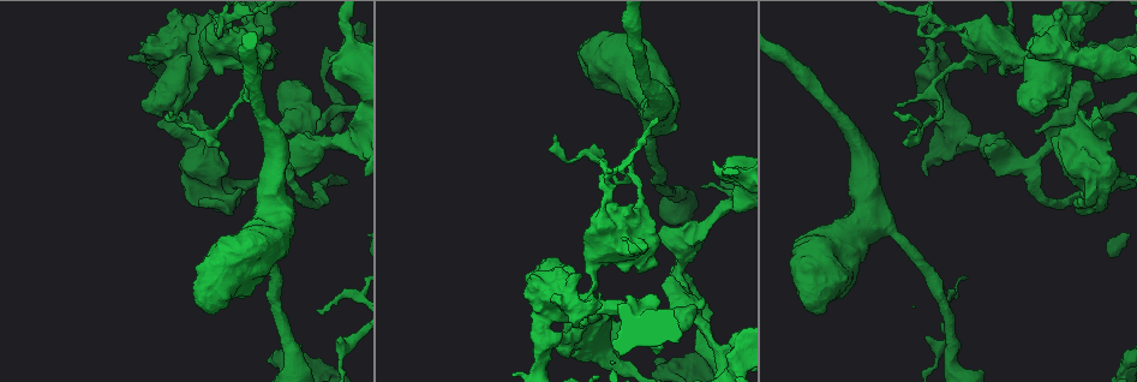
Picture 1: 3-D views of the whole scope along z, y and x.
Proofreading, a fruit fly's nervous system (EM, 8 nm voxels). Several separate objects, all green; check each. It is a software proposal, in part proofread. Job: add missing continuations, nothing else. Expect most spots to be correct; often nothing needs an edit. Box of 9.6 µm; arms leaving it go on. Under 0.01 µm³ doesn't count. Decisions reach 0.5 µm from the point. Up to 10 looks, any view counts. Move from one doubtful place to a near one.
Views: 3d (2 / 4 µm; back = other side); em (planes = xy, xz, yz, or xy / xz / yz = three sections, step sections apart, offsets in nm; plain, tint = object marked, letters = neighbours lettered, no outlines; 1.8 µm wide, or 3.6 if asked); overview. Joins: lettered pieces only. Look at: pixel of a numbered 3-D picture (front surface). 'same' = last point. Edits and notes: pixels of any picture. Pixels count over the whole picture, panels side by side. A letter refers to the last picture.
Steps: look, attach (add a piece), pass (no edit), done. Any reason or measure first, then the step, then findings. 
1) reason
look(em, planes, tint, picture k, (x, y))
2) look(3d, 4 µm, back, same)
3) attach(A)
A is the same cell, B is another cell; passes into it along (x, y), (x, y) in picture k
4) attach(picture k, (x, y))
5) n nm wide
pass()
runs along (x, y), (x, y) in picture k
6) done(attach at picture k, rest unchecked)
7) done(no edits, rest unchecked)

look(3d, 4 µm, back, picture 1, (944, 27))

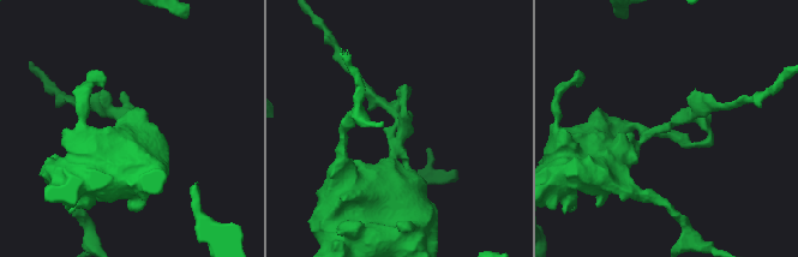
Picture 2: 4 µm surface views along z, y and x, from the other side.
shape alone is not enough
look(em, xz, step 4, tint, picture 2, (400, 130))

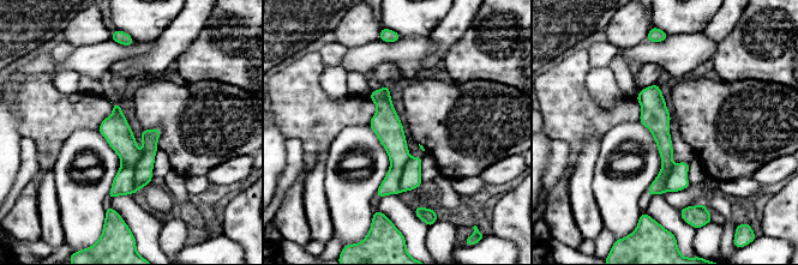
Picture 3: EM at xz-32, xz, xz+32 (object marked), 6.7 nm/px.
cut it another way
look(em, planes, letters, same)

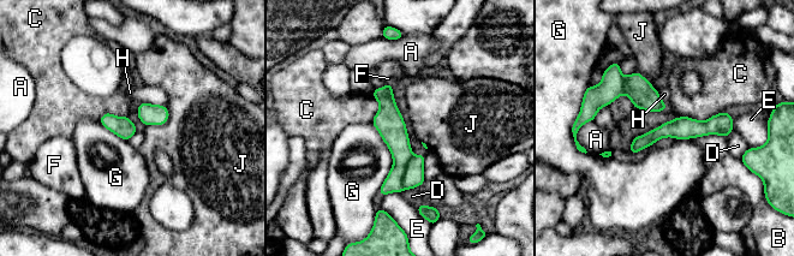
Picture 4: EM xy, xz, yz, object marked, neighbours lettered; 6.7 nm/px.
pass()
A, B, C, D, E, F, G, H and J are other cells; runs along (388, 88), (399, 174), (382, 191) in picture 4; no lettered piece goes on from it

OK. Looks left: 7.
branch stops here
look(3d, 4 µm, picture 1, (712, 163))

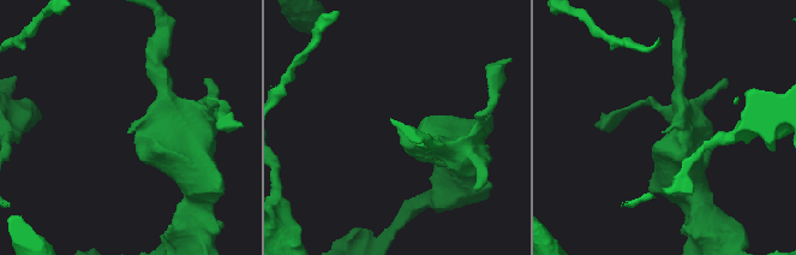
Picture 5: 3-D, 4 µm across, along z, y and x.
look(em, planes, letters, picture 5, (131, 133))

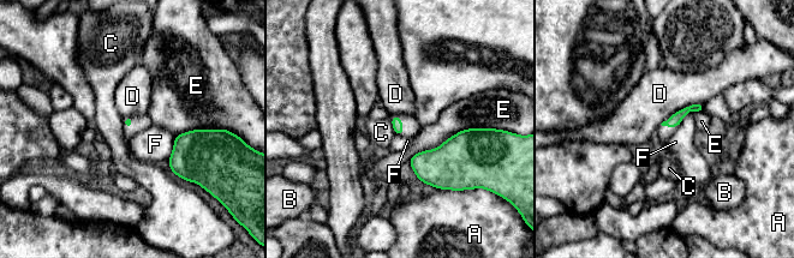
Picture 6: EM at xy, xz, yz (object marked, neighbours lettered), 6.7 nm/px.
pass()
A, B, C, D, E and F are other cells; no lettered piece goes on from it

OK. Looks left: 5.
branch stops here
look(em, planes, letters, picture 1, (601, 293))

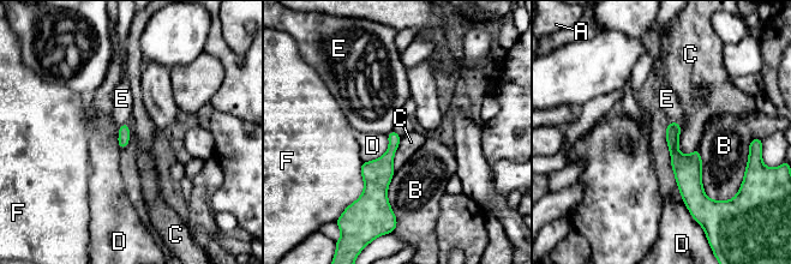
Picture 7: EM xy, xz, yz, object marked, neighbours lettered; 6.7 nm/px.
pass()
A, B, C, D, E and F are other cells; border along (676, 121), (678, 150), (685, 156) in picture 7; no lettered piece goes on from it

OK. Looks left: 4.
thick end
look(3d, 4 µm, picture 1, (659, 233))

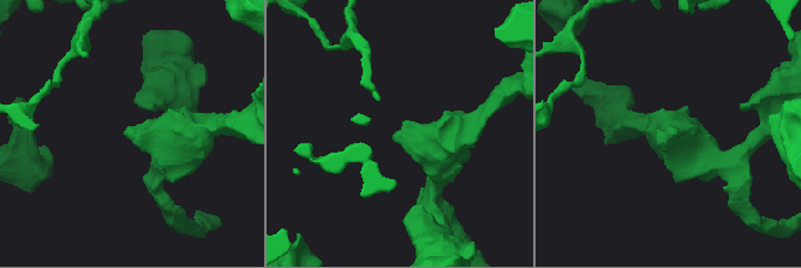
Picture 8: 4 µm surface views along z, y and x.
look(em, 3.6 µm, xy, step 8, letters, picture 8, (124, 132))

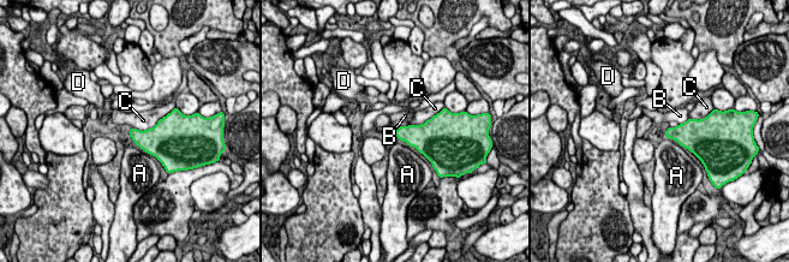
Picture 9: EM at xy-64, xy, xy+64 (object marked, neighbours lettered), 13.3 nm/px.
pass()
A, B, C and D are other cells; none of them fits

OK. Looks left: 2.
done(no edits, rest unchecked)

